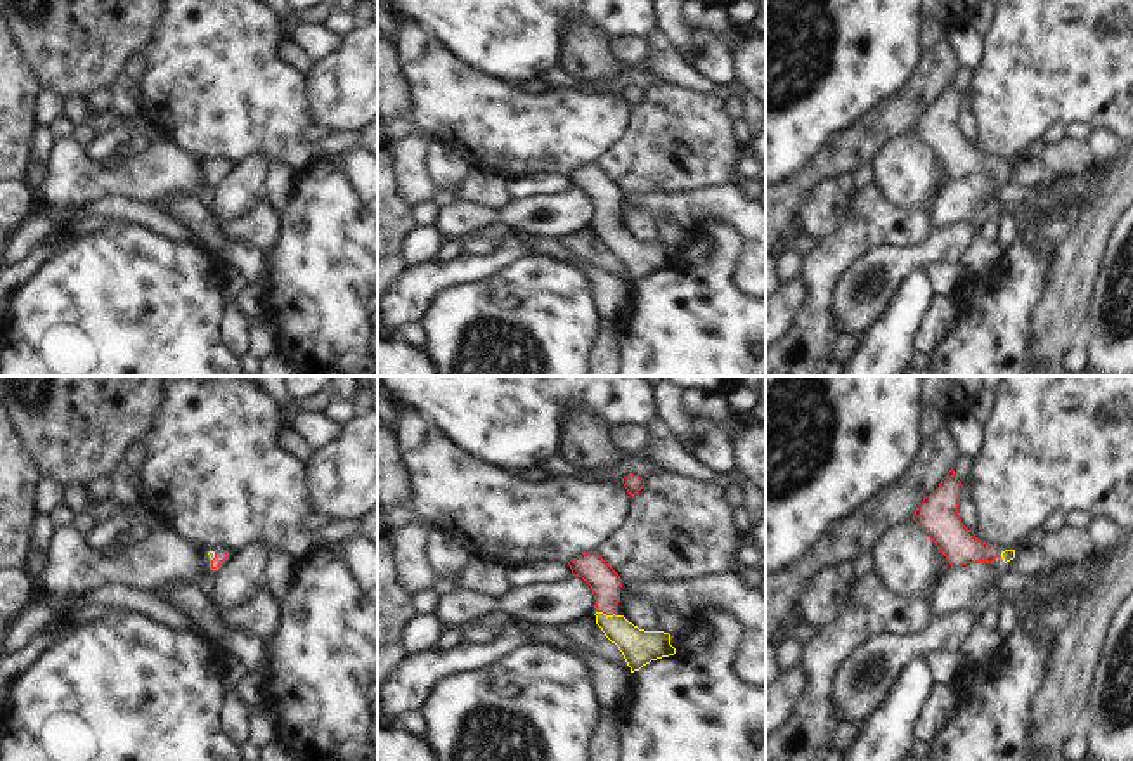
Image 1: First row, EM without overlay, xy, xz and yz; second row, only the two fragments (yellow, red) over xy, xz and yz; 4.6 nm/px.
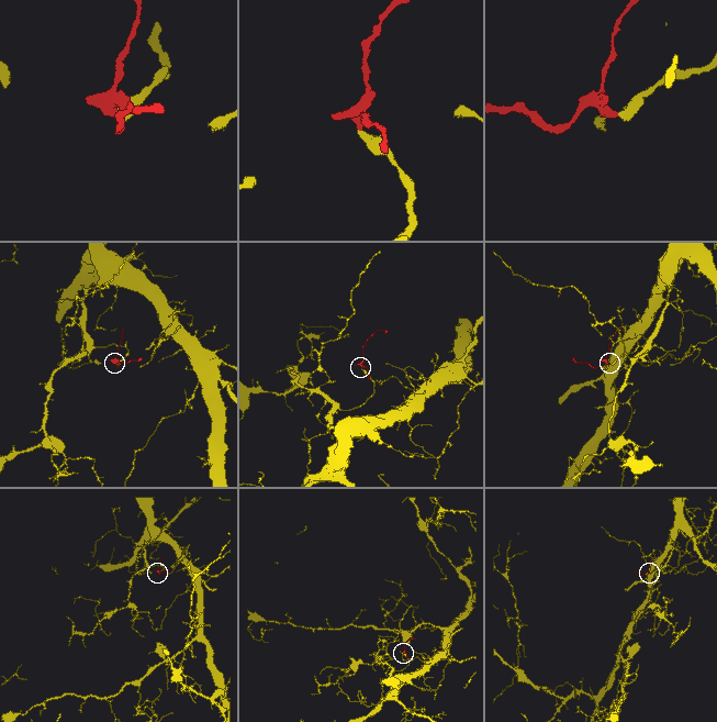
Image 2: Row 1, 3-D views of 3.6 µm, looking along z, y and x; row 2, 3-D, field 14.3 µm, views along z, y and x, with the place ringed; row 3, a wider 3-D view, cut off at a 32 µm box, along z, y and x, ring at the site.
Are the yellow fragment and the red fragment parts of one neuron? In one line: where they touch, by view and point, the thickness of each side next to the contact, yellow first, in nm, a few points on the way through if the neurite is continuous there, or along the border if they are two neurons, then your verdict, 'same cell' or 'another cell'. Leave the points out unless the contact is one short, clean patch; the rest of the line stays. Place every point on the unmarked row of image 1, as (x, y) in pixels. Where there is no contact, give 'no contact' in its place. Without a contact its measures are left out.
meets yellow in xz at (605, 226); 170 nm thick on the yellow side, 140 nm on the other; runs through xz (640, 259), (605, 226), (605, 195); same cell

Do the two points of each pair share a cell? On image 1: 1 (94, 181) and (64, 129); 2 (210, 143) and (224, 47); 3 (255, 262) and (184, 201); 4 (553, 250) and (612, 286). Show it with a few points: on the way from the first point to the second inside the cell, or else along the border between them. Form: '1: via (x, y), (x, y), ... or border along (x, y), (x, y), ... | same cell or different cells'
1: border along (70, 136), (54, 141) | different cells
2: via (213, 118), (213, 71) | same cell
3: via (236, 255), (224, 250), (194, 221) | same cell
4: via (567, 257), (598, 279) | same cell

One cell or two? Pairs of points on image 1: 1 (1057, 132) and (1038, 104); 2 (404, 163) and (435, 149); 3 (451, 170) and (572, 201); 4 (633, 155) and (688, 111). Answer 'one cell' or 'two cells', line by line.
1: two cells
2: two cells
3: two cells
4: one cell

